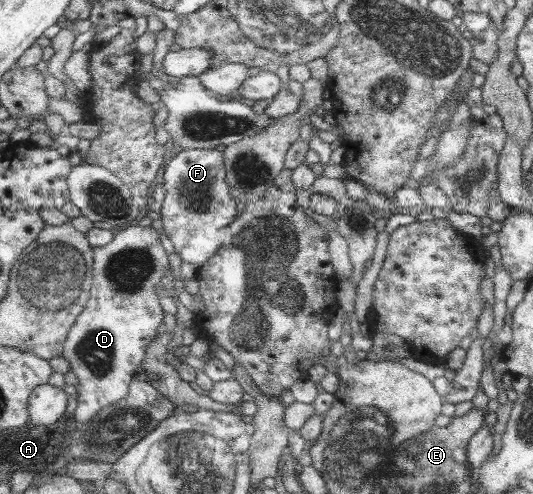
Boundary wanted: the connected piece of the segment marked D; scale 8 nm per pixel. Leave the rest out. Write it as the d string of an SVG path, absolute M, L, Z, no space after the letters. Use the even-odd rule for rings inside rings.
M133 225L119 231L113 241L94 248L94 278L87 308L71 328L62 357L68 360L70 371L78 377L75 385L78 393L77 407L73 413L79 424L89 423L99 410L129 395L135 374L141 370L149 344L157 337L157 329L163 323L163 307L159 303L157 283L170 266L170 256L163 249L159 235L152 226Z

